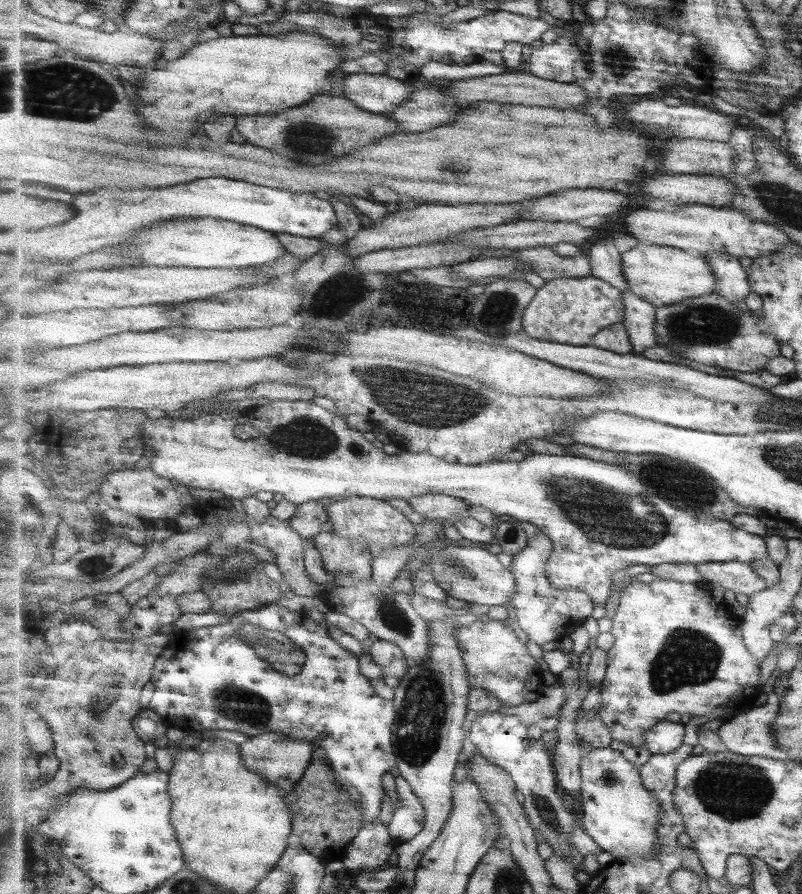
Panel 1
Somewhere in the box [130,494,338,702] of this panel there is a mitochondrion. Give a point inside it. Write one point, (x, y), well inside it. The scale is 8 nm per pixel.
(277, 652)

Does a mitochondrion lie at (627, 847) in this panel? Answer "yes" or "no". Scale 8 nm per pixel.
no

